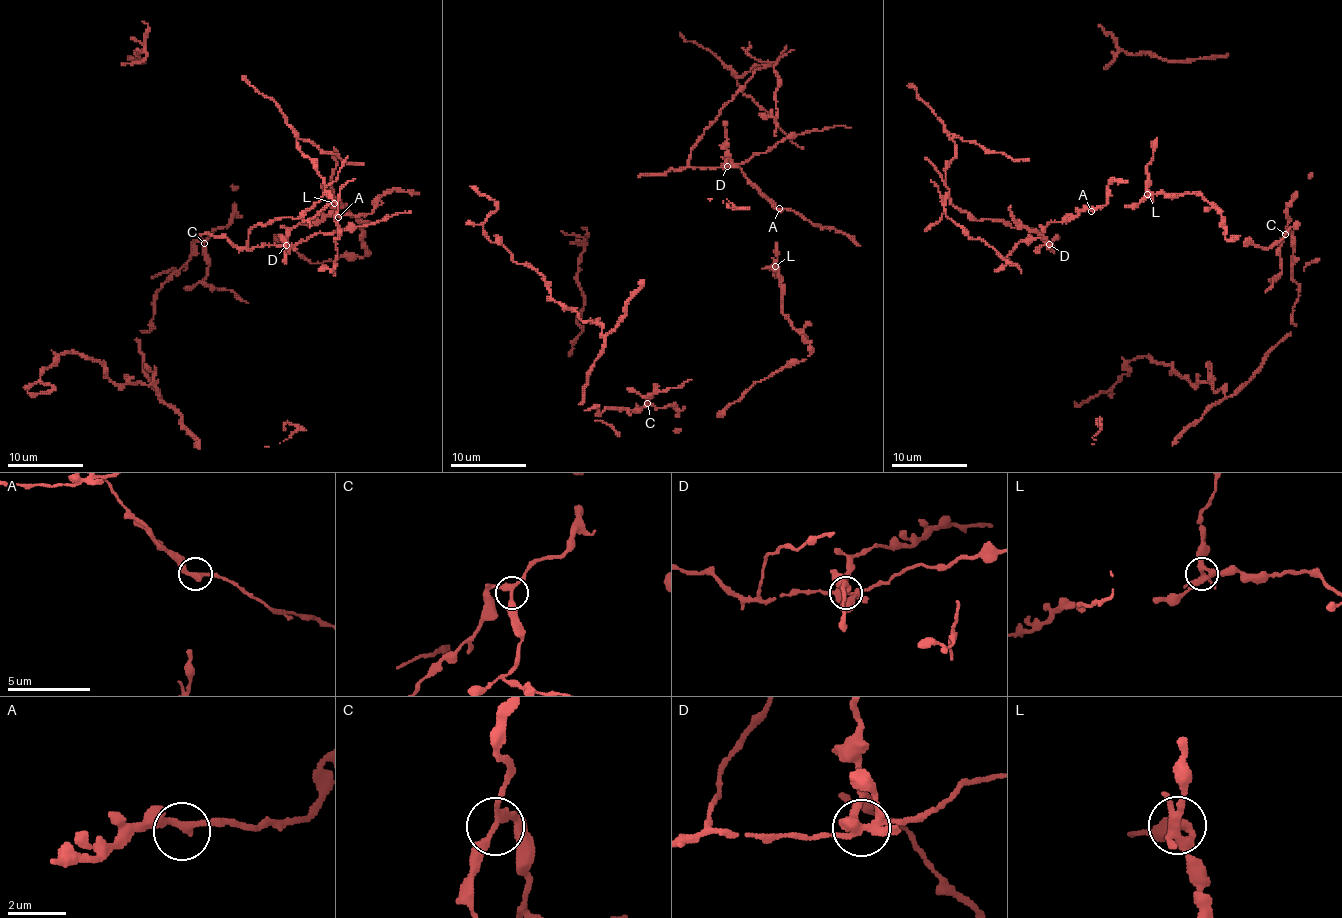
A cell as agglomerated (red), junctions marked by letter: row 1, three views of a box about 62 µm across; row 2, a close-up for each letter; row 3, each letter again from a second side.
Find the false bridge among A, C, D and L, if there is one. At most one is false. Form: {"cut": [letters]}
{"cut": ["D"]}

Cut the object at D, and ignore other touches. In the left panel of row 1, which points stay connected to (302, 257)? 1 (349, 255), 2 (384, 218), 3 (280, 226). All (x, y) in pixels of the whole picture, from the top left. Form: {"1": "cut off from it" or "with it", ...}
{"1": "with it", "2": "cut off from it", "3": "with it"}

